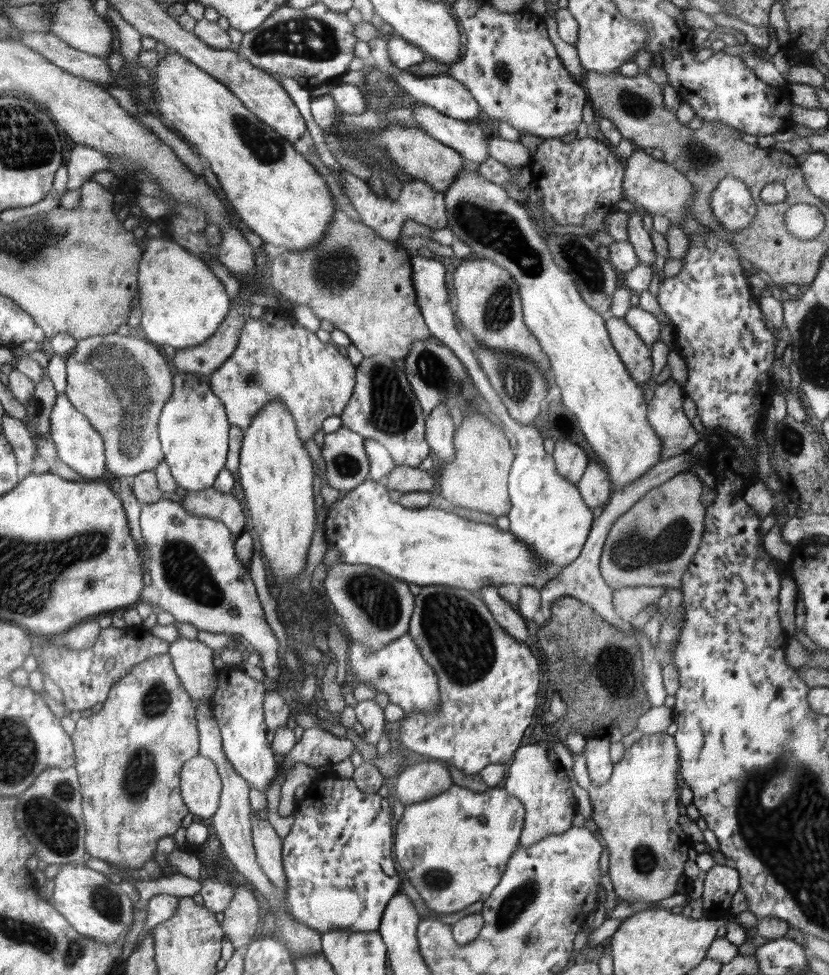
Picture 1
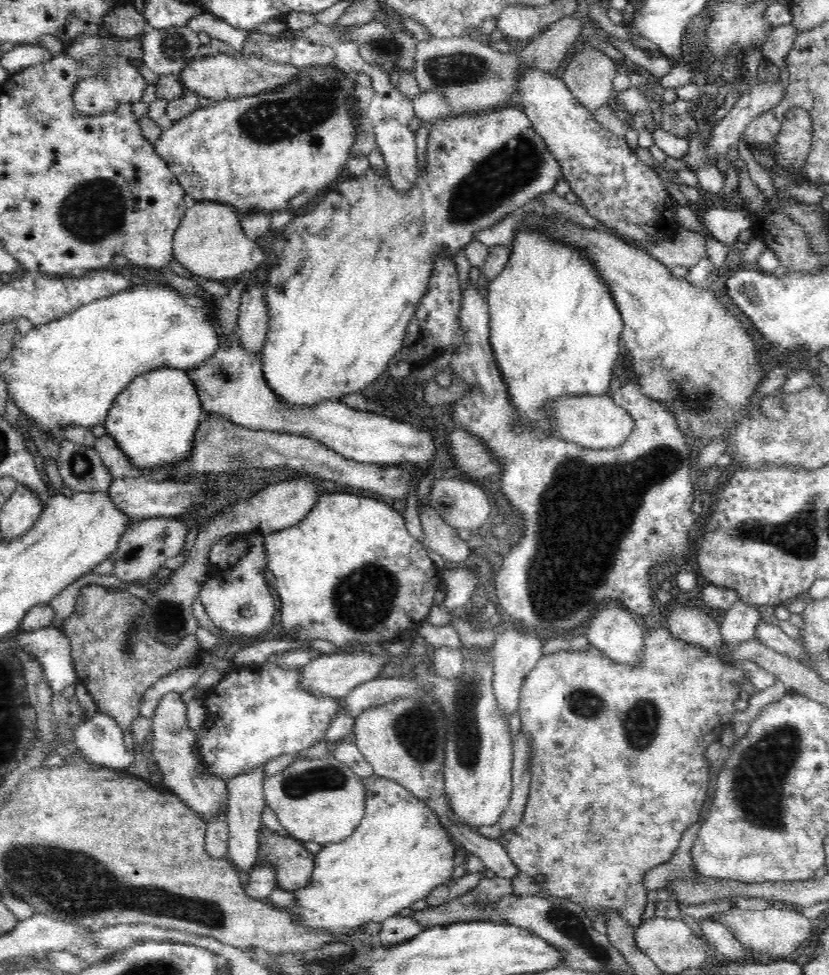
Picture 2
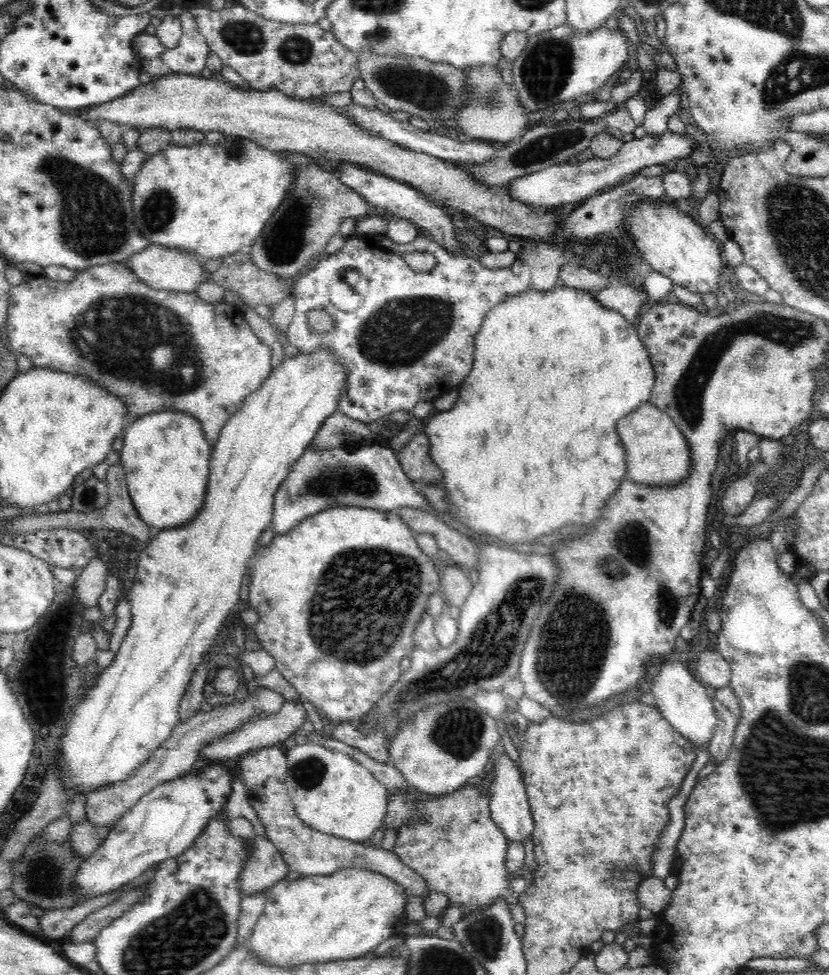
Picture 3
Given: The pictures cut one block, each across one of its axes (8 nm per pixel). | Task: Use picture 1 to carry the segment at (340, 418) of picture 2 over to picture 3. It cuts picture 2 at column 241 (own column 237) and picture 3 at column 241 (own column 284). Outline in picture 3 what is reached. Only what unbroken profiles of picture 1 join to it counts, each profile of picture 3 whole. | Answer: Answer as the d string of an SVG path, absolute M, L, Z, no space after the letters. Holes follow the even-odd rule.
M108 263L84 269L77 274L72 282L53 281L44 274L36 277L28 276L25 278L25 282L12 286L8 293L11 296L9 299L8 329L6 330L8 331L10 346L15 353L26 354L34 367L66 372L70 375L93 380L96 386L114 396L119 396L125 402L132 418L152 414L152 412L160 412L160 410L175 410L176 412L190 414L200 421L206 441L212 449L219 442L220 434L225 428L224 424L240 410L244 400L264 384L264 380L270 377L272 371L272 346L258 341L258 337L252 333L252 329L244 319L243 308L236 309L224 300L217 304L210 304L208 301L201 300L195 292L156 290L140 280L123 263Z

